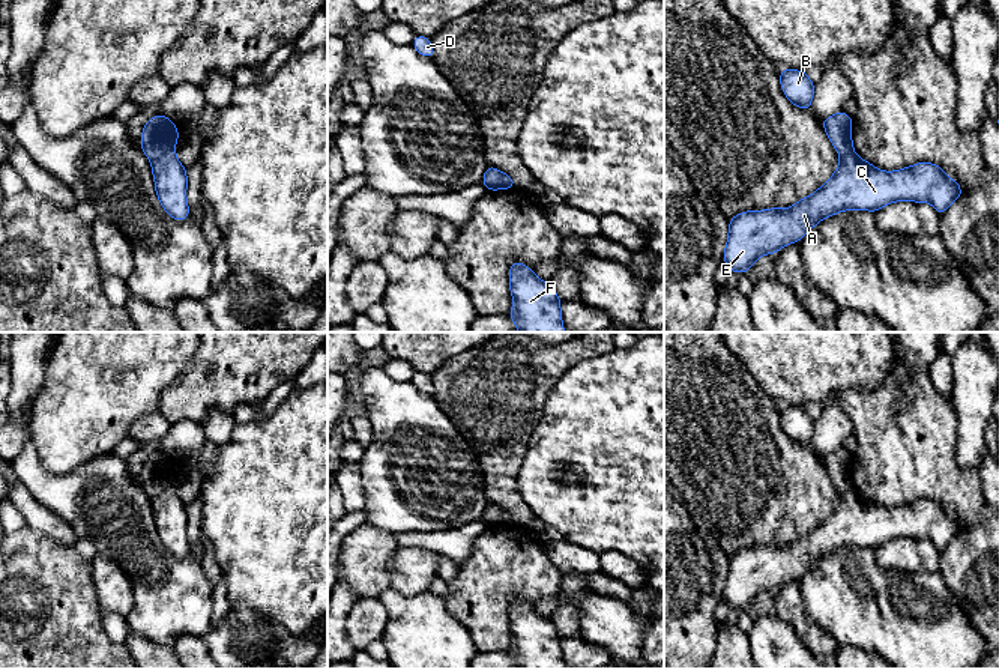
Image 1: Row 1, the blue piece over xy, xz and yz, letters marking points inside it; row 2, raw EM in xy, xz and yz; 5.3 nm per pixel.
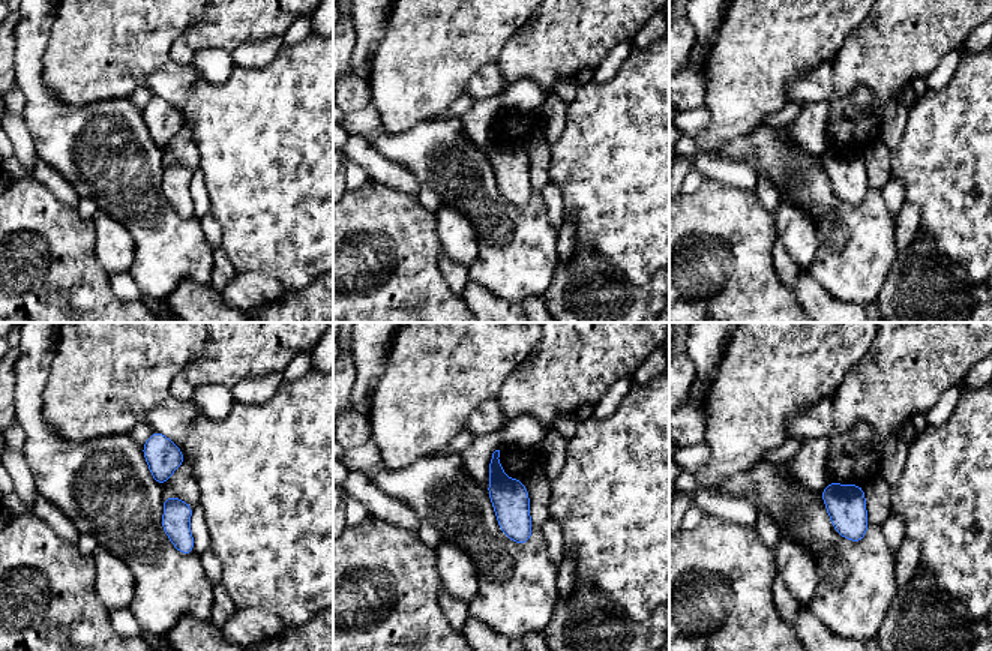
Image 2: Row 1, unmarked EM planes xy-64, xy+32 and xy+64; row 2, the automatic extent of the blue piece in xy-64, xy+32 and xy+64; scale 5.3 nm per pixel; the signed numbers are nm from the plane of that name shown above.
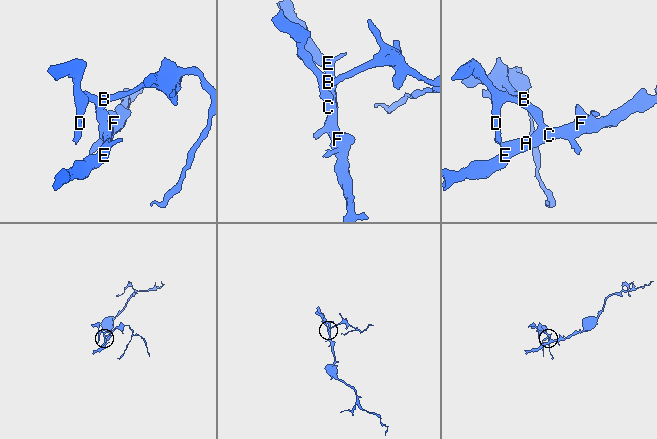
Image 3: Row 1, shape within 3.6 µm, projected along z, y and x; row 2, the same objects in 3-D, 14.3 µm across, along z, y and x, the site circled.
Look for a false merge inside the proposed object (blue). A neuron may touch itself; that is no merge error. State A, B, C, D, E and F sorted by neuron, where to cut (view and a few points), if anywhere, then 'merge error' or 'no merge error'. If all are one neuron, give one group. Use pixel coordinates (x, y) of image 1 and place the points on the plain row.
A B C D E F | no cut | no merge error

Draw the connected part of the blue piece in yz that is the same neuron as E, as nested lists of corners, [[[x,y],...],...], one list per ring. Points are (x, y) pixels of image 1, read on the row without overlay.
[[[843,447],[820,459],[841,493],[837,508],[807,535],[787,546],[741,549],[729,556],[723,597],[730,609],[747,610],[763,591],[798,580],[816,561],[843,547],[877,549],[892,538],[928,538],[939,552],[963,532],[957,517],[931,499],[882,508],[853,489],[853,454]]]

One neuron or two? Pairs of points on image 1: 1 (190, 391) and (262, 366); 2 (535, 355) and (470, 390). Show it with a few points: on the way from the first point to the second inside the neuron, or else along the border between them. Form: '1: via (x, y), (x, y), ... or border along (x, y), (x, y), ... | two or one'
1: via (208, 381), (230, 372), (236, 366), (244, 366) | one
2: via (519, 372), (499, 390), (487, 390) | one

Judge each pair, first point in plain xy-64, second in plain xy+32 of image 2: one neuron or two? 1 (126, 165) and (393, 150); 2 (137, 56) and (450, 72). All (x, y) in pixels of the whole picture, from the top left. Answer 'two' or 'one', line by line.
1: one
2: one

